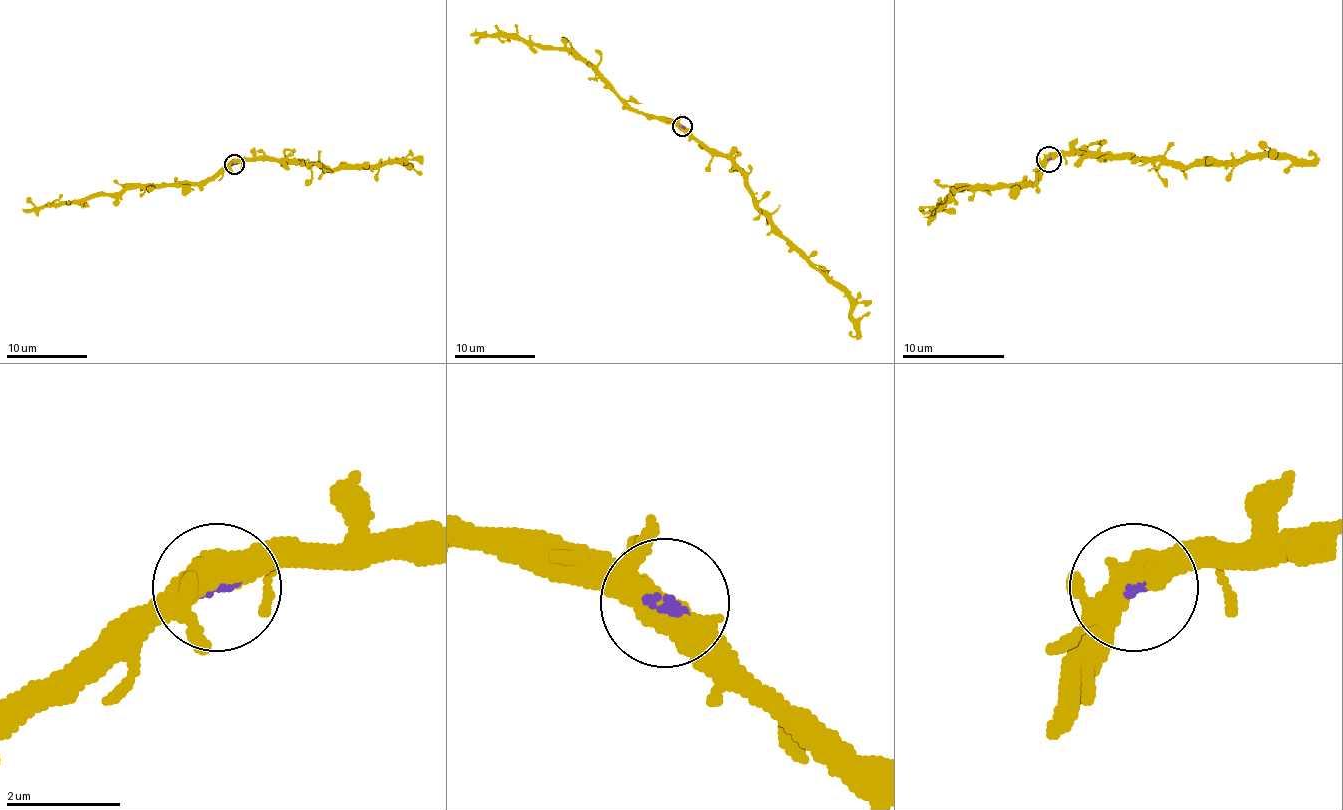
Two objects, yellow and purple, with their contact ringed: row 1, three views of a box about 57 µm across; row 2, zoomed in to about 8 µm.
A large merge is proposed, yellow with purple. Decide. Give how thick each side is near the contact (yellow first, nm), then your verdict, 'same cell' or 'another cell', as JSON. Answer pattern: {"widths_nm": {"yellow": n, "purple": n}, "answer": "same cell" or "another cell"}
{"widths_nm": {"yellow": 420, "purple": 110}, "answer": "same cell"}

